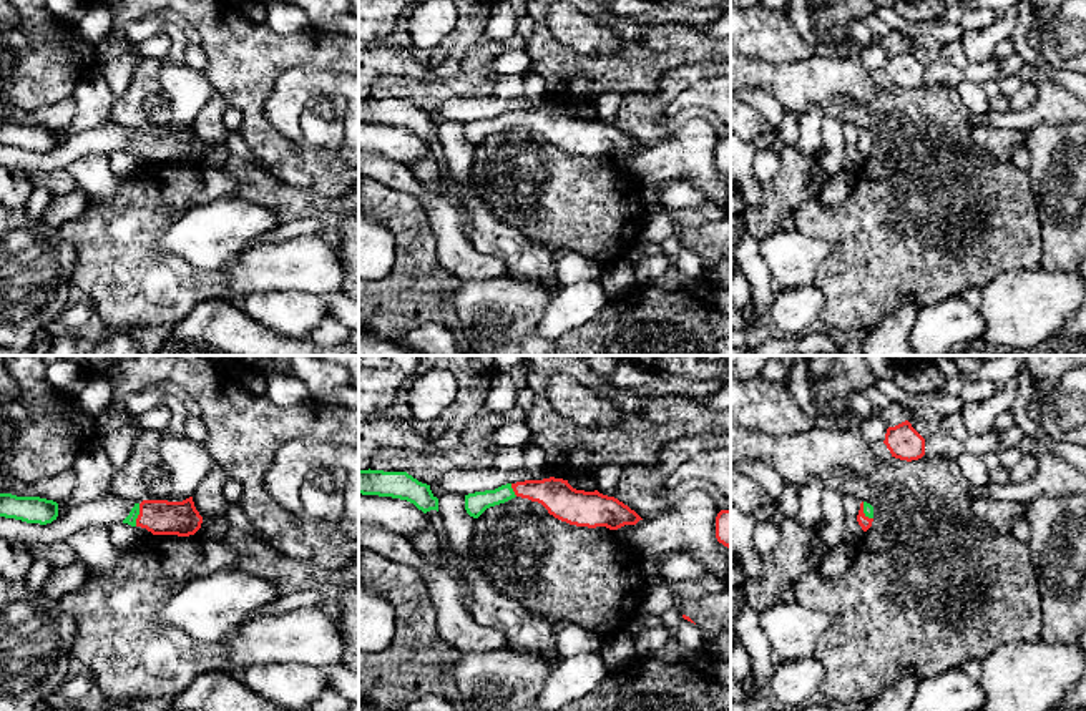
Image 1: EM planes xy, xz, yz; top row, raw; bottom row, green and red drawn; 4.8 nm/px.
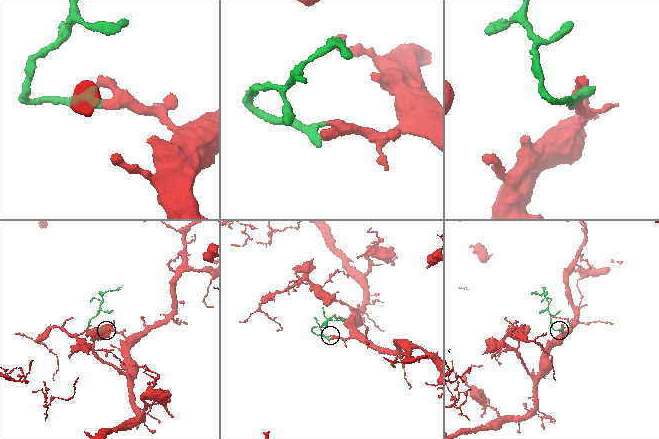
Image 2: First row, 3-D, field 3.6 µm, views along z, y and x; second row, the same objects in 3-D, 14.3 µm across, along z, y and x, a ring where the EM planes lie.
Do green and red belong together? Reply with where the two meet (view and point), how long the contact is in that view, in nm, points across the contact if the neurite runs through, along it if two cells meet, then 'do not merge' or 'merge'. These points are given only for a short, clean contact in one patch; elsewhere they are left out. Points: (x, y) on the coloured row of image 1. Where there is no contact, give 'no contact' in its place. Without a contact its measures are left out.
xy (138, 514) | 110 nm | merge

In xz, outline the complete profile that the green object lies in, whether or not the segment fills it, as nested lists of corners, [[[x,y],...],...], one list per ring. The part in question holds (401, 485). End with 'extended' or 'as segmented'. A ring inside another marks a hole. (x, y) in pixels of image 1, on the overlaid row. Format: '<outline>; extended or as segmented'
[[[359,470],[359,493],[407,500],[423,513],[438,512],[438,498],[432,493],[430,485],[407,472]]]; as segmented

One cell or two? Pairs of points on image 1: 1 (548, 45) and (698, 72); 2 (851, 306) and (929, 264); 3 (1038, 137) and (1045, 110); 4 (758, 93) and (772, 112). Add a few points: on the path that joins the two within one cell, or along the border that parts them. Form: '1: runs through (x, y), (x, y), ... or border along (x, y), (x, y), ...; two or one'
1: border along (713, 62), (671, 67), (651, 90), (643, 92); two
2: runs through (870, 286), (892, 264), (909, 264); one
3: border along (1068, 122), (1037, 123), (1027, 132); two
4: runs through (761, 98), (769, 107); one

